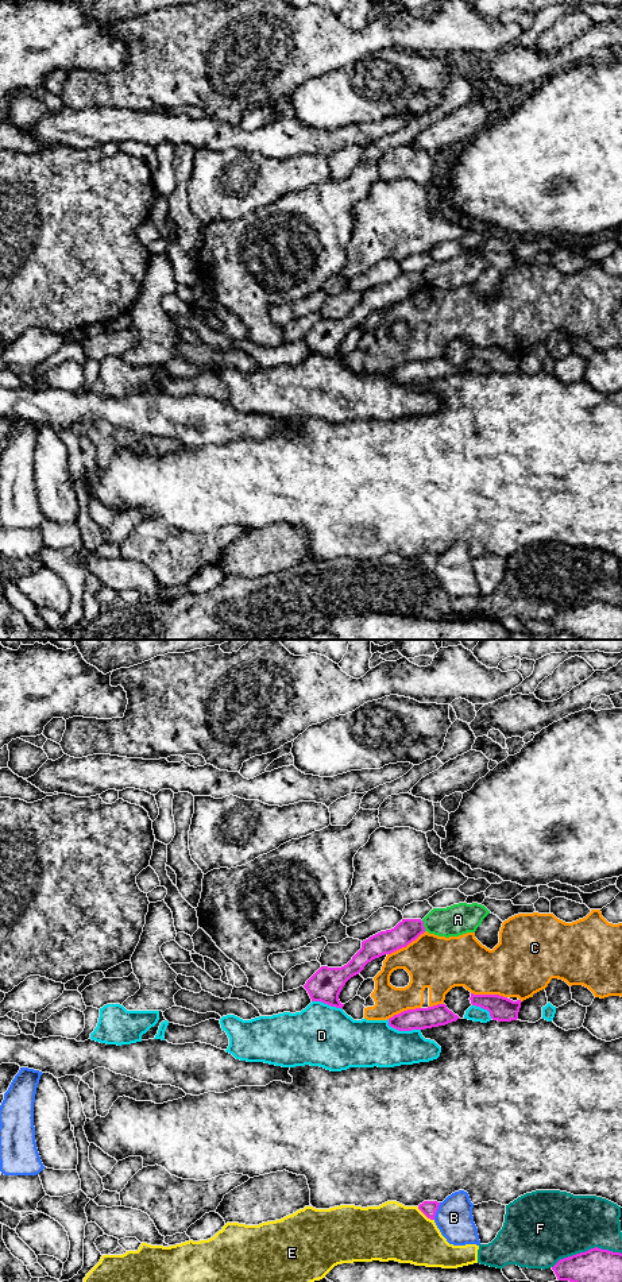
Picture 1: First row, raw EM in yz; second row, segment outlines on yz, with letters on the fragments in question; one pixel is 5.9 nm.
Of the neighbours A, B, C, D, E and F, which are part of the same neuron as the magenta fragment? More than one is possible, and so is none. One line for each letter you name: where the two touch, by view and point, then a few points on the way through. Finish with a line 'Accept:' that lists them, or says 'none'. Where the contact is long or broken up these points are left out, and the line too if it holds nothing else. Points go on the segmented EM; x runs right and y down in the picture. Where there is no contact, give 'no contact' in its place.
Accept: none

